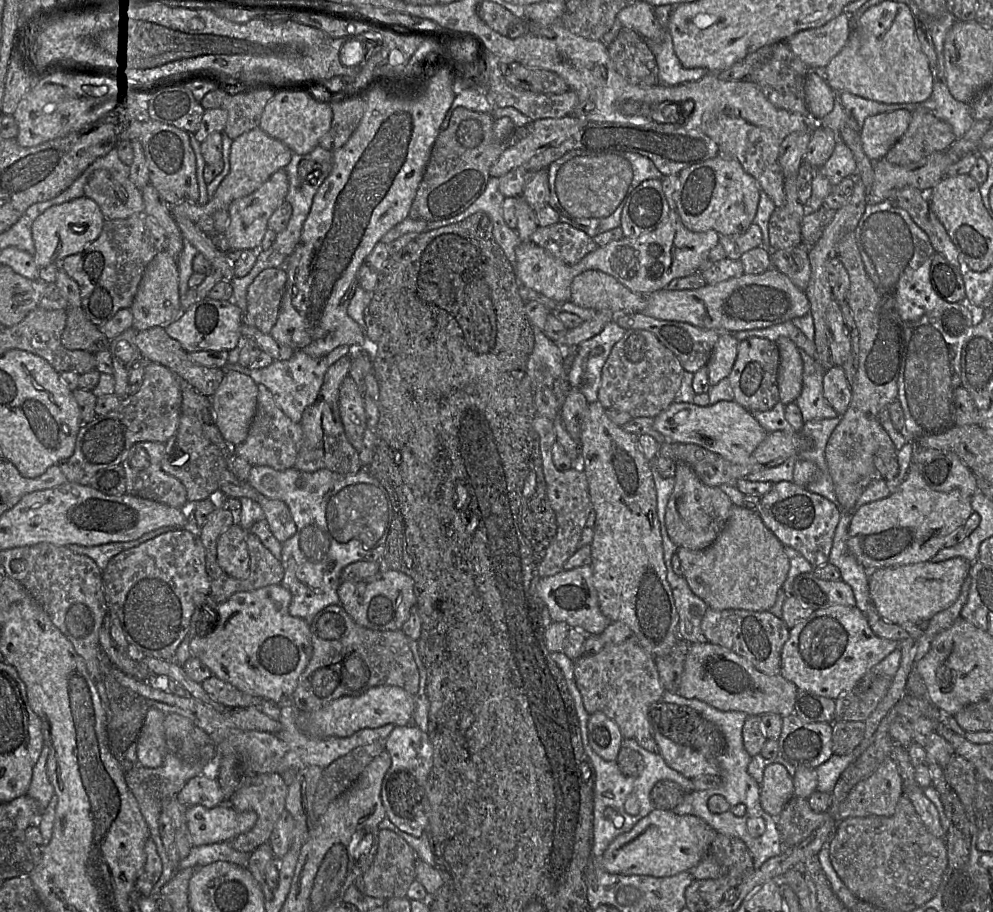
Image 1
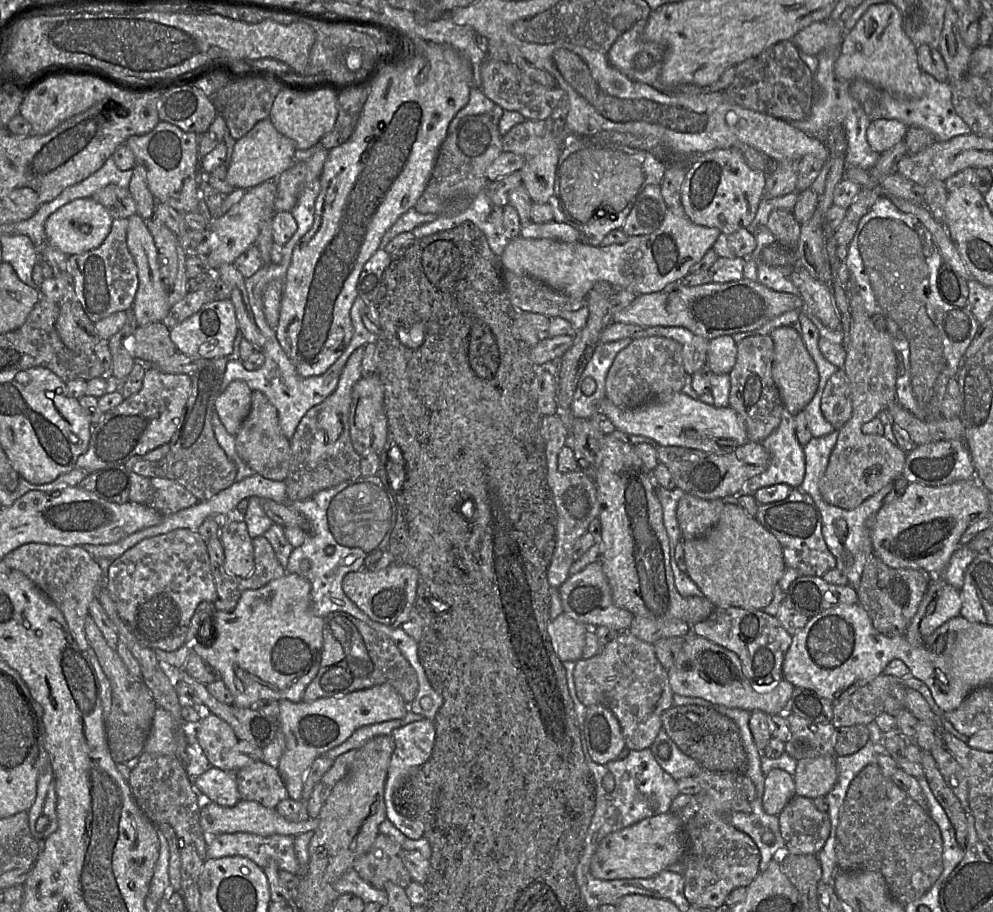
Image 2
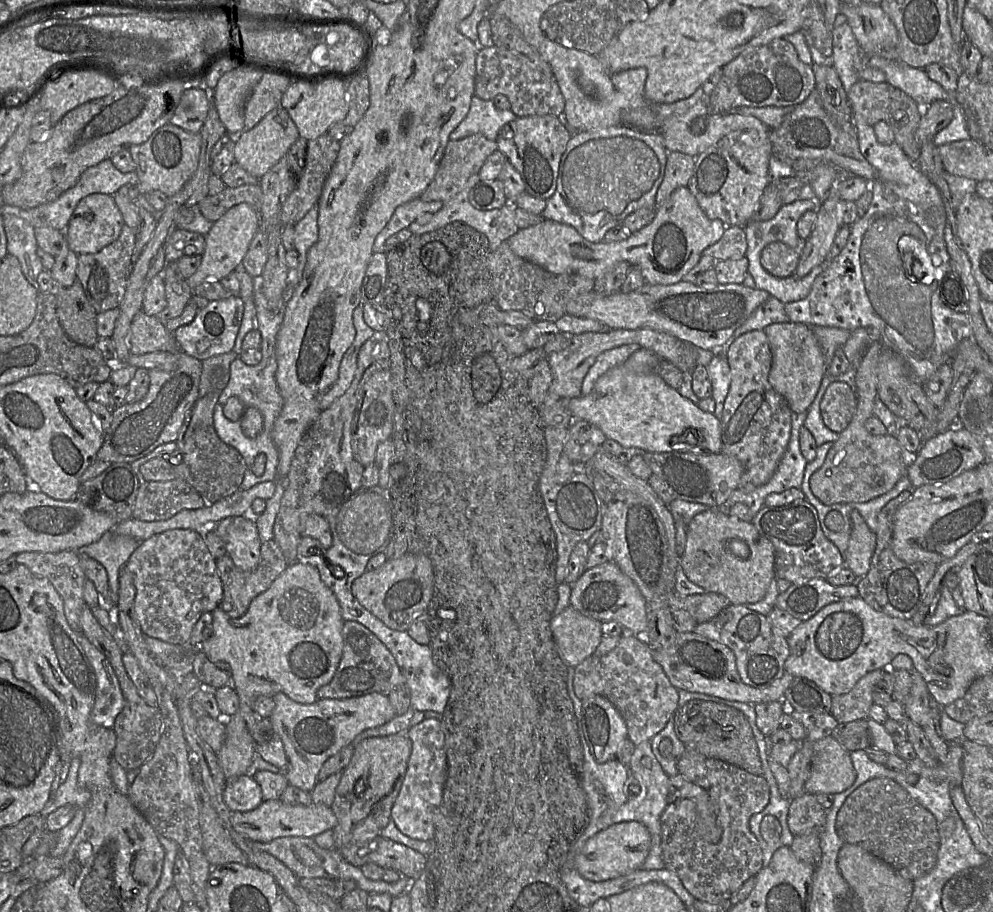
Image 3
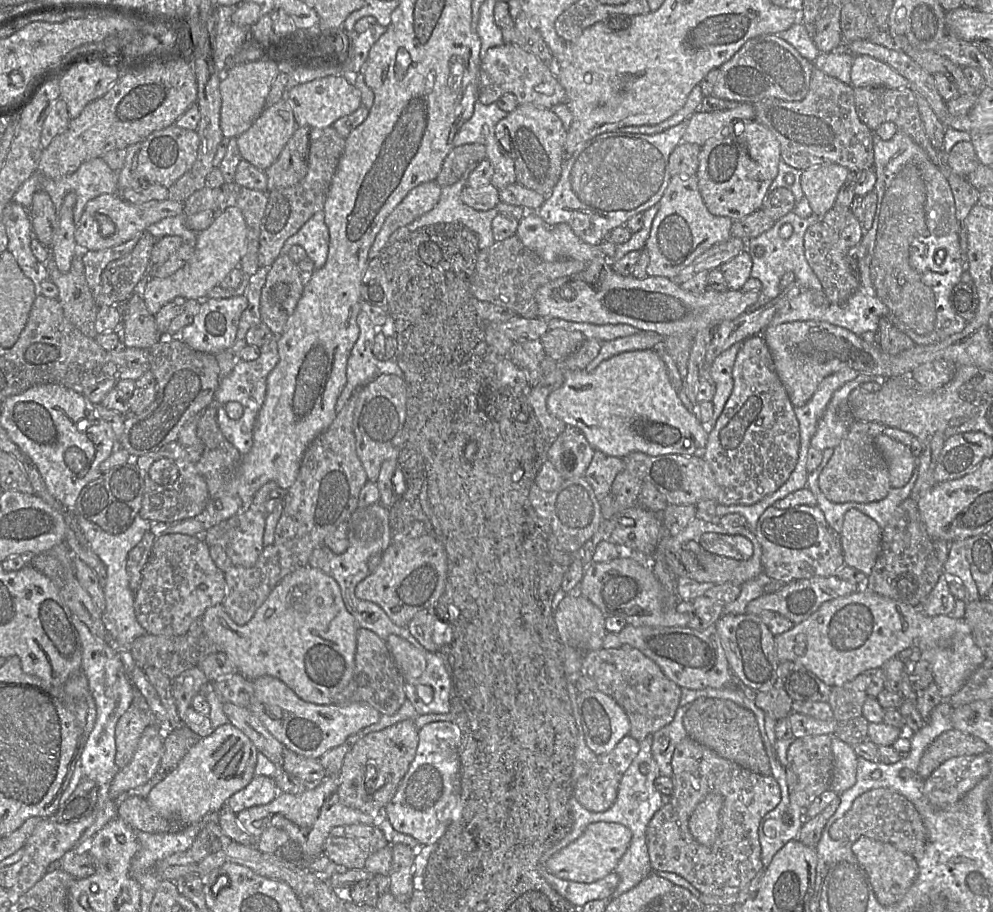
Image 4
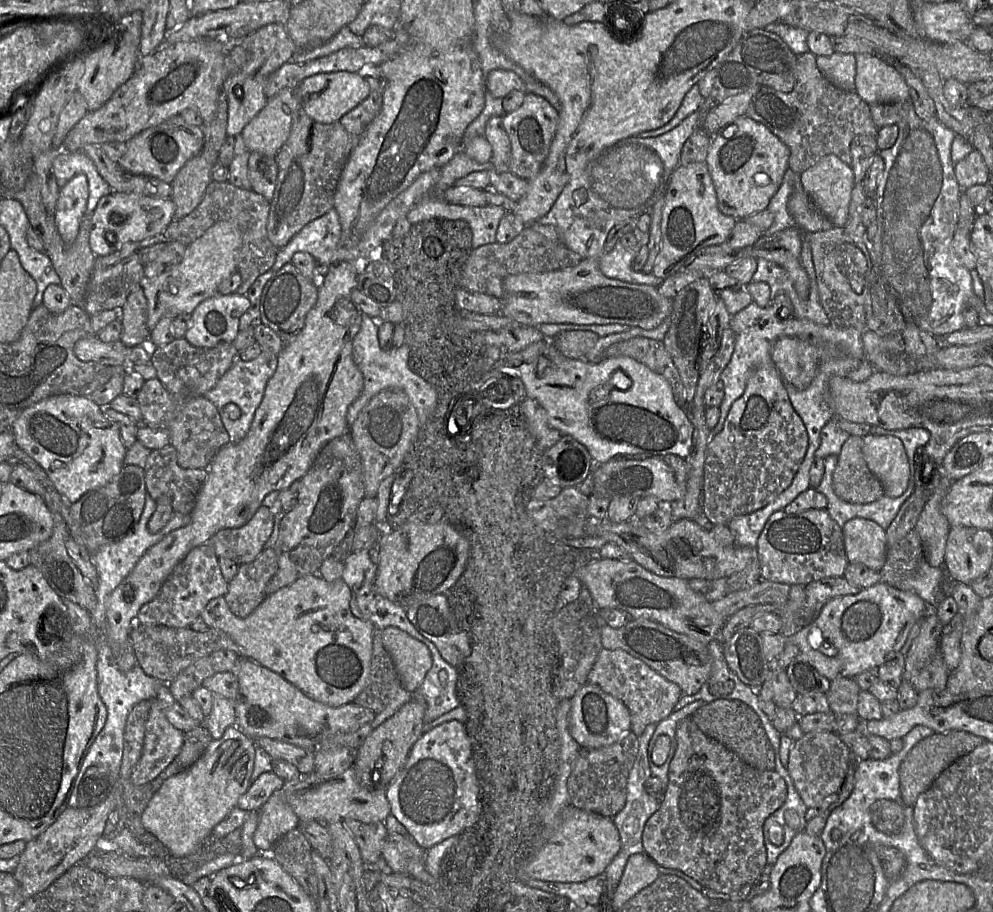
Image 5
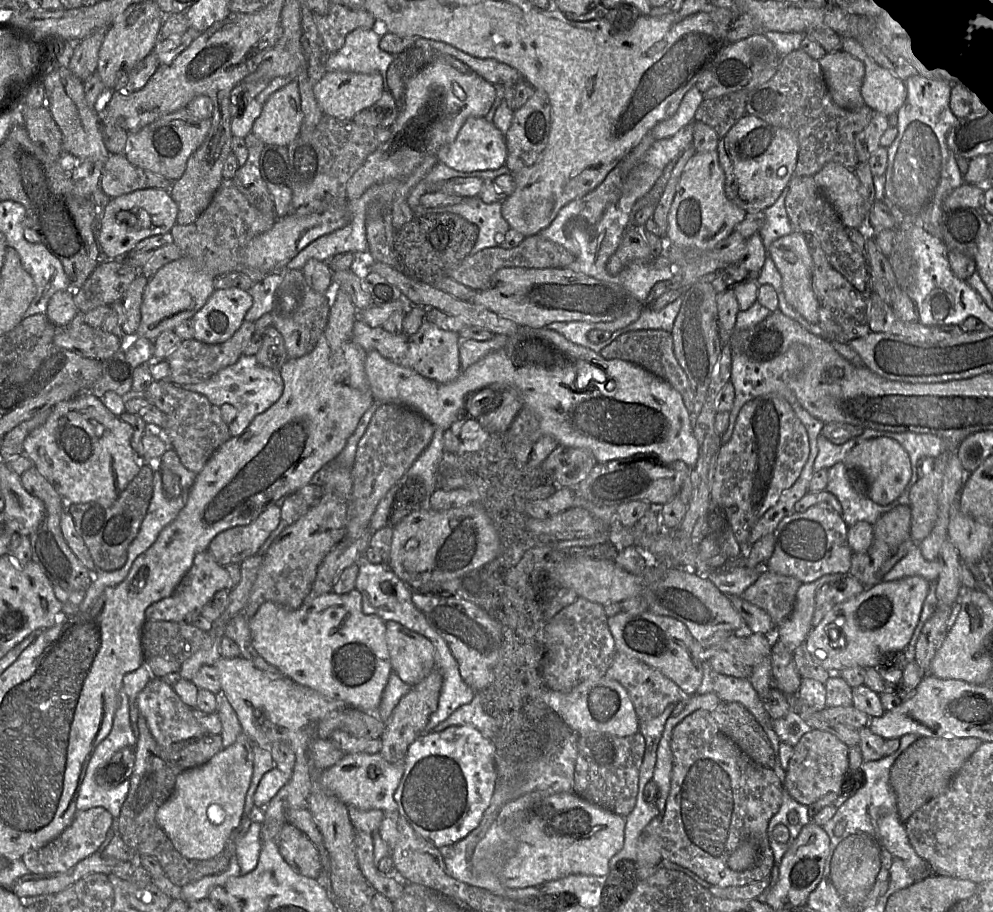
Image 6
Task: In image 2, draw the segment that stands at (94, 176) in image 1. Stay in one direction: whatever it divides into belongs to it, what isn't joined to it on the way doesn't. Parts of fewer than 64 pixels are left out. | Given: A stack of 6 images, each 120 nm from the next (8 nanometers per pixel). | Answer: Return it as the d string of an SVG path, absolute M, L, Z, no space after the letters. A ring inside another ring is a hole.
M114 184L96 191L92 198L102 204L114 218L128 218L137 213L136 202L129 189Z

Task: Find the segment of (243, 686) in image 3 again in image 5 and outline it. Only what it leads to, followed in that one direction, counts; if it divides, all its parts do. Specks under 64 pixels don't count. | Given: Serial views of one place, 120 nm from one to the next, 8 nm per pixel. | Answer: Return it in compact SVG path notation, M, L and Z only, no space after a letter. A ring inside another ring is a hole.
M317 573L303 576L287 587L281 588L266 598L256 607L256 609L246 618L238 618L231 613L226 604L225 597L219 596L212 599L203 609L200 617L209 628L219 629L227 633L232 640L240 647L240 658L247 658L281 675L285 680L301 690L309 698L326 704L331 707L339 707L352 703L355 697L364 689L370 672L370 661L373 649L373 634L376 629L369 621L355 617L350 610L351 591L347 584L341 579L327 582ZM236 725L229 726L223 736L213 739L199 759L188 769L167 778L145 808L141 823L154 834L175 857L196 853L210 838L213 828L237 806L238 799L250 787L255 759L254 740L244 734Z

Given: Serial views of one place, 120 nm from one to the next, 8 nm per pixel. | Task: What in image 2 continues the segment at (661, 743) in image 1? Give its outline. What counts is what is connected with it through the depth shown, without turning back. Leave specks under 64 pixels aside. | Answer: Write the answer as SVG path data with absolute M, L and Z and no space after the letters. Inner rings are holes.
M663 728L650 748L662 769L676 781L686 777L696 777L703 769L695 759L680 750ZM663 742L668 743L671 748L671 756L667 760L661 759L658 754L658 746Z

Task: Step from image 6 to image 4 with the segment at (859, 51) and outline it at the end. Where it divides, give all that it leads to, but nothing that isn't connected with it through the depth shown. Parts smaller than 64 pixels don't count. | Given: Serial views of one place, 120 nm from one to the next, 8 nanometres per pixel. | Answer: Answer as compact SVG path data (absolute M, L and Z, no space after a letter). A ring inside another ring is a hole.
M868 55L854 57L851 72L851 85L858 87L910 87L909 81L892 67Z

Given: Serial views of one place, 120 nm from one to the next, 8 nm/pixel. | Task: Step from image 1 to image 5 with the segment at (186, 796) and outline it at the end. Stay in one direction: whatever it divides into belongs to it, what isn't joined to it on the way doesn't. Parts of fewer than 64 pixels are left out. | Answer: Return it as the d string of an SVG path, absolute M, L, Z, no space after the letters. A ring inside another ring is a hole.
M273 771L262 773L240 796L236 807L245 811L259 811L269 797L280 791L284 784L285 781Z

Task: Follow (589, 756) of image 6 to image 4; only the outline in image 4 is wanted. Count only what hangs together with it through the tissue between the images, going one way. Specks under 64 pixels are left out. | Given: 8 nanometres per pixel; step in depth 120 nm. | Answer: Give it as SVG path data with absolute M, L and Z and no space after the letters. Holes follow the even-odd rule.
M625 736L607 754L597 756L595 763L588 772L581 776L574 784L573 797L587 810L603 812L609 809L615 802L618 794L620 780L639 752L639 741Z

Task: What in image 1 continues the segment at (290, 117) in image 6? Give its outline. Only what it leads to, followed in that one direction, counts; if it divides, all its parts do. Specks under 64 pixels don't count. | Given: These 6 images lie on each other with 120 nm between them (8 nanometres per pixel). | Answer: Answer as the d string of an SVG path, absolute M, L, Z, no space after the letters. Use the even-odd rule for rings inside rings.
M259 127L245 132L233 140L230 150L230 171L219 188L205 205L181 203L170 205L173 218L185 217L197 223L203 216L213 216L220 209L228 208L236 199L245 197L260 188L276 171L285 169L292 159L292 151L281 141L272 138Z

